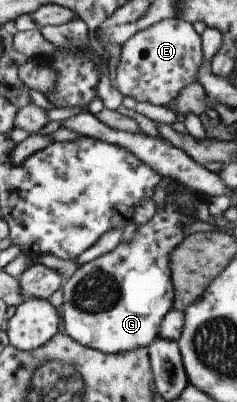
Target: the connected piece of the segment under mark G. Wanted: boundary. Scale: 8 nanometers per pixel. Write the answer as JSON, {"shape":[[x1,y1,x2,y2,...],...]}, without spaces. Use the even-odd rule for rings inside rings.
{"shape":[[173,181,164,193,163,208,156,210,149,222,137,225,131,242,119,242,111,252,76,268,61,286,61,324,69,338,104,354,146,348,157,339,159,324,171,311,173,300,169,252,183,240,183,228,196,221,193,193]]}

